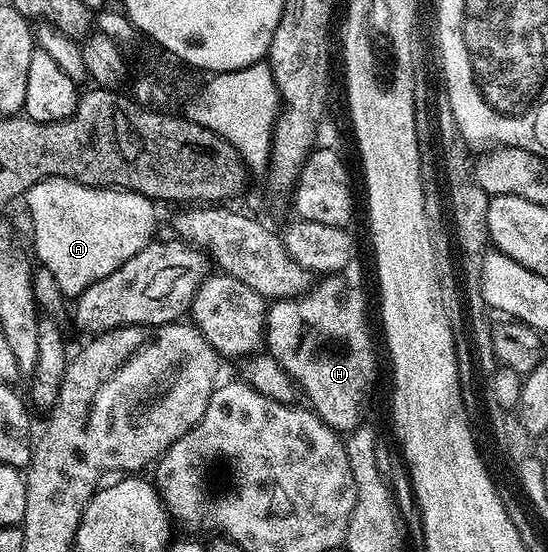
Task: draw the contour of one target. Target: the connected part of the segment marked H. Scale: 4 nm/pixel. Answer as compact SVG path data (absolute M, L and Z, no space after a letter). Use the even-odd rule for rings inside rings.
M327 276L322 279L323 283L312 285L310 289L299 295L298 298L284 298L270 303L267 312L267 328L265 331L265 346L270 354L289 372L289 376L294 382L299 383L300 391L308 398L310 409L318 414L319 419L325 425L331 427L336 432L350 432L356 430L358 426L364 425L363 413L367 410L367 397L371 394L371 381L375 378L375 350L371 347L371 334L367 331L367 302L363 299L363 294L355 286L350 286L343 276Z

